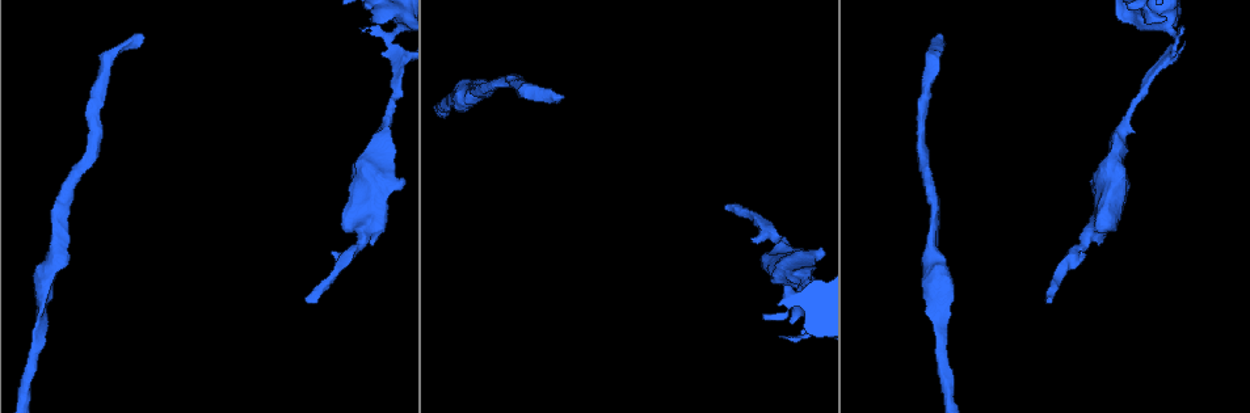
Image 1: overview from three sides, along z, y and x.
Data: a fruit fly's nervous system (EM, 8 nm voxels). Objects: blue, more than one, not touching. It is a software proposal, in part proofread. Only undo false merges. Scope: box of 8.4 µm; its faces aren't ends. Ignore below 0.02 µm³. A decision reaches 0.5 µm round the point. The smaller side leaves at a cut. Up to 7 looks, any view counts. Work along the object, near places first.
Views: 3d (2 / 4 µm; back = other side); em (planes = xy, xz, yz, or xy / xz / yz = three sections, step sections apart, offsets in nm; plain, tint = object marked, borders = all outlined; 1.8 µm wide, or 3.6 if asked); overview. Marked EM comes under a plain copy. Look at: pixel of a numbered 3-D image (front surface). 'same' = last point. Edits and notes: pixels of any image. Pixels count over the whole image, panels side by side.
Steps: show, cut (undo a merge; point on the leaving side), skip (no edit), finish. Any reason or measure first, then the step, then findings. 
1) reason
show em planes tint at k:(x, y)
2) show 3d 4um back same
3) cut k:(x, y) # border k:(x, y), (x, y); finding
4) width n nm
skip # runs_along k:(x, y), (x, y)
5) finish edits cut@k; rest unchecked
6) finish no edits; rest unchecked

thin neck
show em planes tint at 1:(1175, 42)

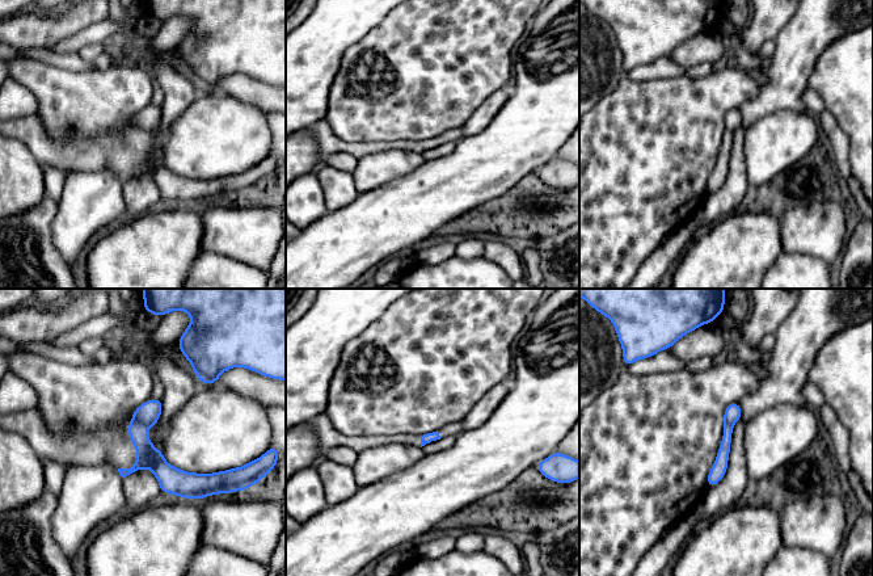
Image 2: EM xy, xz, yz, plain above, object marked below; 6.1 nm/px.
cut 2:(146, 415) # border 2:(144, 427), (131, 440); a second cell is stuck on

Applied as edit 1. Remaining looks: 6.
thick turns thin
show 3d 2um at 1:(1127, 112)

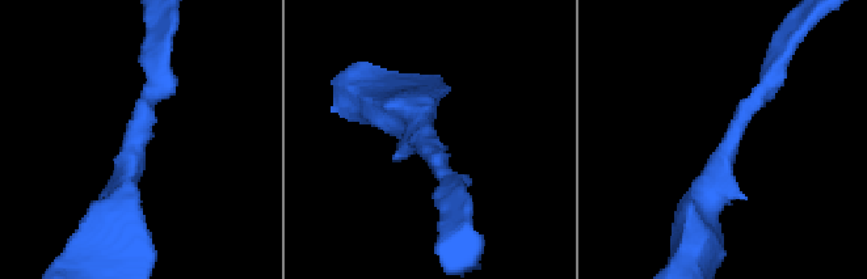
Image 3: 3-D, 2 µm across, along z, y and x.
need the tissue
show em planes tint at 3:(131, 140)

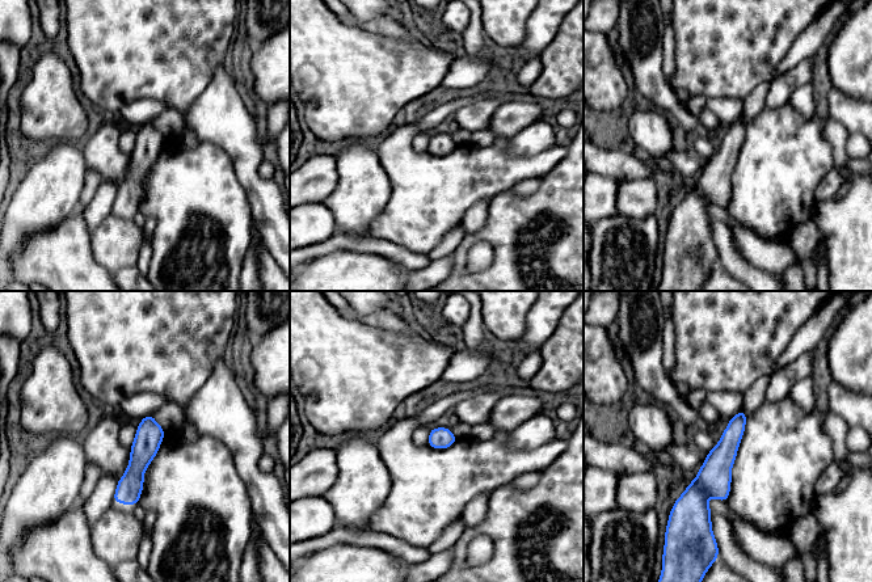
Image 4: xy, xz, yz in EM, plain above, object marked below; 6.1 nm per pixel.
skip # runs_along 4:(741, 414), (702, 489), (703, 511); one cell here

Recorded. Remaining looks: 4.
a narrow waist
show em 3.6um planes tint at 1:(476, 91)

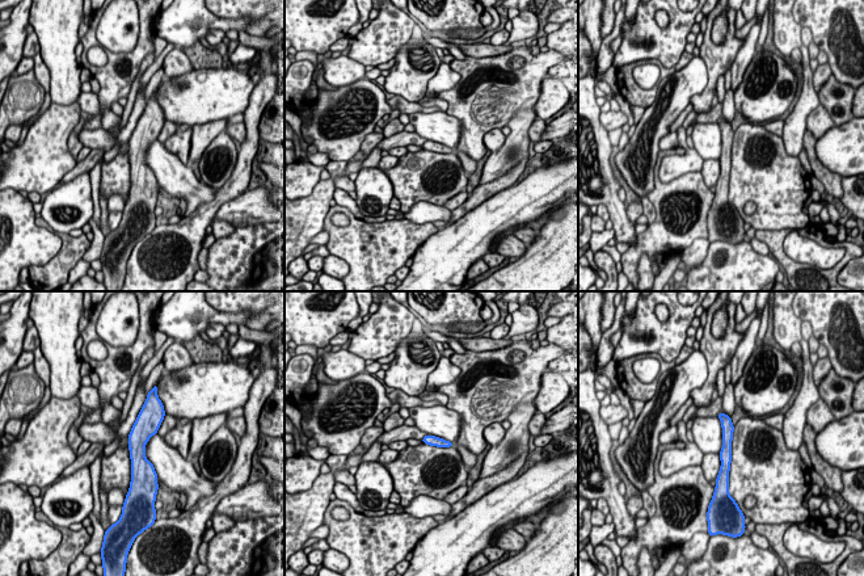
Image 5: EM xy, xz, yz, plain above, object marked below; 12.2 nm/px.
skip # runs_along 5:(150, 403), (137, 476); all the same cell

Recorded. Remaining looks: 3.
finish edits cut@2; rest unchecked

